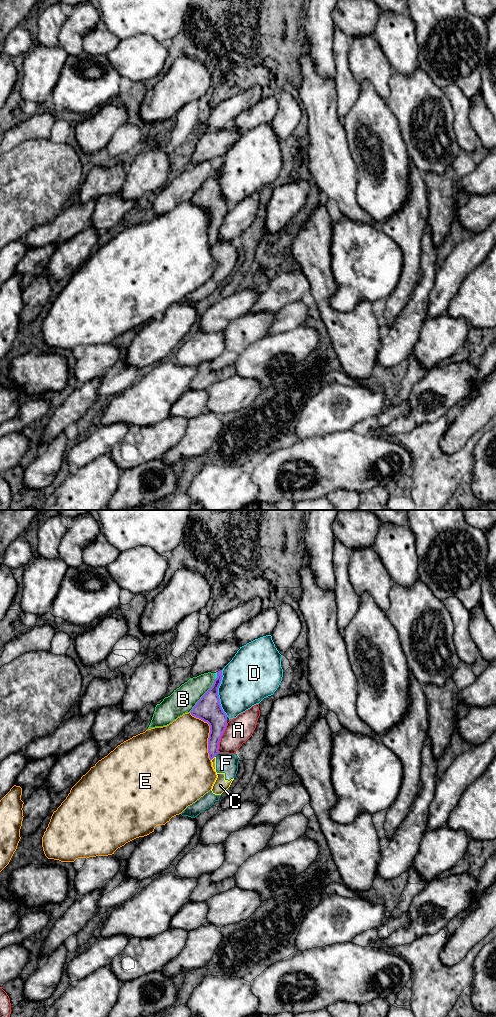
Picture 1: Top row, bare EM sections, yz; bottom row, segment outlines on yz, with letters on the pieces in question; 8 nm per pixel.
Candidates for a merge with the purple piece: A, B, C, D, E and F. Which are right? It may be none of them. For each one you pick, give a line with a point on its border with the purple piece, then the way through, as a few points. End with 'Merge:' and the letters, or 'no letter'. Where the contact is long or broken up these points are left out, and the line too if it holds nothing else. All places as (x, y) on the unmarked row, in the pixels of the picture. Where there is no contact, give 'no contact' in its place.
Merge: no letter

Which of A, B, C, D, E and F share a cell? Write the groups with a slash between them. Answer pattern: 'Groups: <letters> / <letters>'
Groups: A / B / C F / D / E

